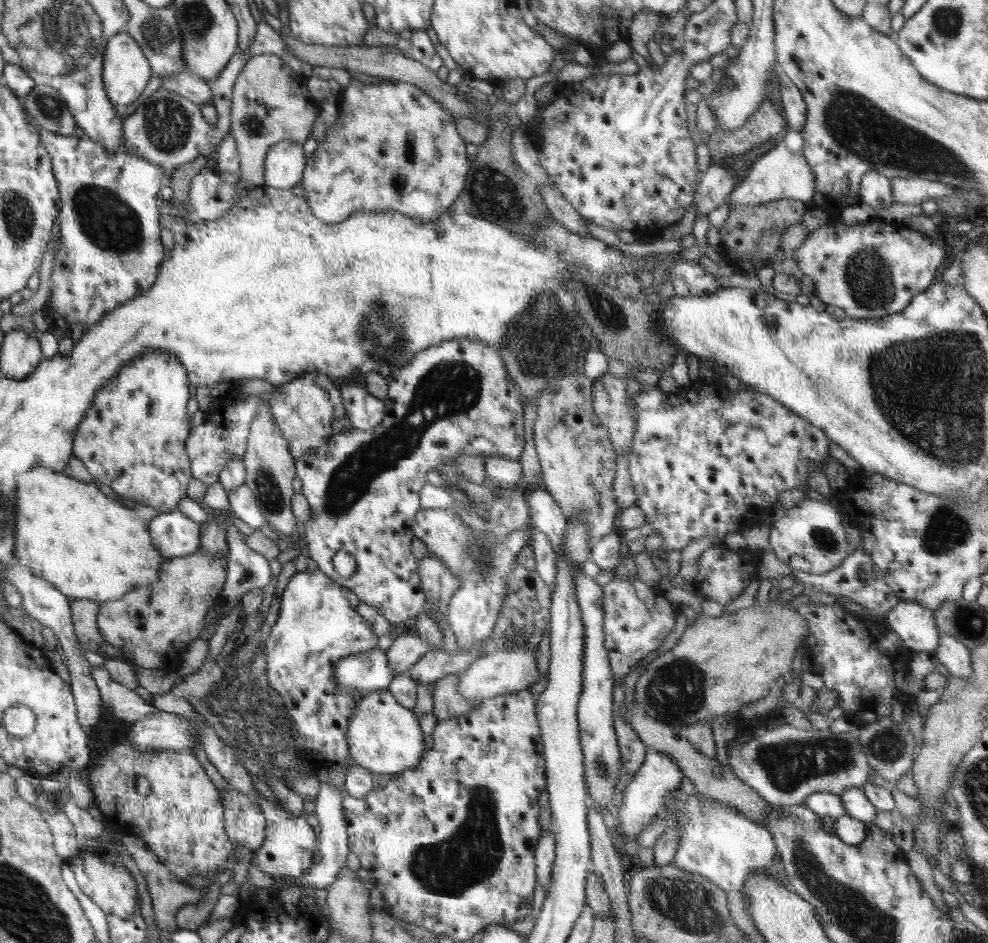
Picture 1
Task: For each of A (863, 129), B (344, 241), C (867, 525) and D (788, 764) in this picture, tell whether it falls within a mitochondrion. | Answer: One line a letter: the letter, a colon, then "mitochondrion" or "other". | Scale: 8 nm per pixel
A: mitochondrion
B: other
C: other
D: mitochondrion

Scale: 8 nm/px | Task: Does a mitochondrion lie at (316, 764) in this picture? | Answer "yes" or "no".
no

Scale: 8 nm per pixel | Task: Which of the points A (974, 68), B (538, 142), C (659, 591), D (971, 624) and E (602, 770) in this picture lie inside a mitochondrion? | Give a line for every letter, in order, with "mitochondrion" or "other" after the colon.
A: other
B: other
C: other
D: mitochondrion
E: mitochondrion

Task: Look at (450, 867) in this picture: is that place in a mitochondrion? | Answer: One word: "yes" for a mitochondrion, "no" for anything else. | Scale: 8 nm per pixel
yes

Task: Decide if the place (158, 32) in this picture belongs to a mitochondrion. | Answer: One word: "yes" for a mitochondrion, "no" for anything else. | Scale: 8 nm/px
yes

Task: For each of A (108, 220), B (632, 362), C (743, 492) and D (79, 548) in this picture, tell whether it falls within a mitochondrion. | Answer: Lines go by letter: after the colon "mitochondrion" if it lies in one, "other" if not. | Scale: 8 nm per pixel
A: mitochondrion
B: other
C: other
D: other

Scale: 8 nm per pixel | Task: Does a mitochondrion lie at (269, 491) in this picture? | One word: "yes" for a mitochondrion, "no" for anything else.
yes

